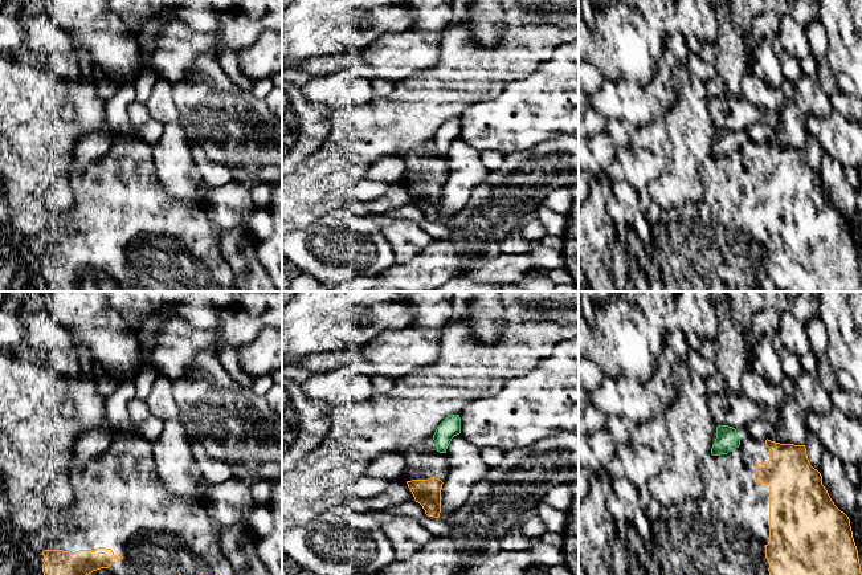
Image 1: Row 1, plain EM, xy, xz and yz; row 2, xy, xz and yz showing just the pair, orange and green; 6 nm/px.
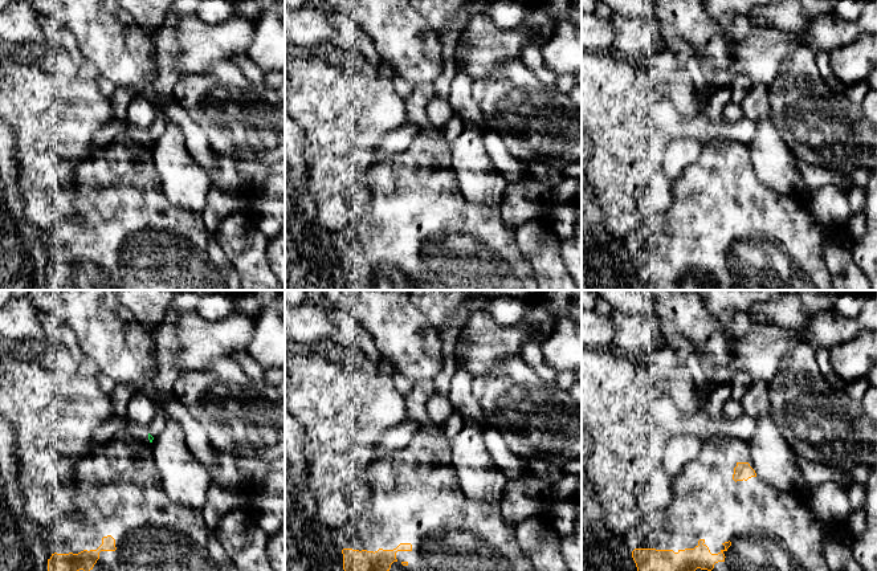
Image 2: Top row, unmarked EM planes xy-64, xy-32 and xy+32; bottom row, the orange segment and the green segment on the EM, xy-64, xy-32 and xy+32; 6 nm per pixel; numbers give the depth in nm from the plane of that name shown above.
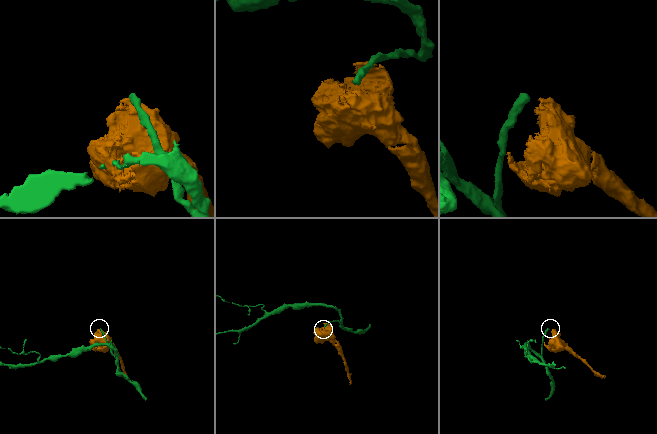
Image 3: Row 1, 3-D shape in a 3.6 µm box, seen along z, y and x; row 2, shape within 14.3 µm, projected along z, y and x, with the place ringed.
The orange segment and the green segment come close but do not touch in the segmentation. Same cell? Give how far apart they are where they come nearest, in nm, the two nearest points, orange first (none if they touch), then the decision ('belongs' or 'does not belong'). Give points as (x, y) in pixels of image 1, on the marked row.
gap 150 nm; span yz (756, 464), (738, 447); does not belong

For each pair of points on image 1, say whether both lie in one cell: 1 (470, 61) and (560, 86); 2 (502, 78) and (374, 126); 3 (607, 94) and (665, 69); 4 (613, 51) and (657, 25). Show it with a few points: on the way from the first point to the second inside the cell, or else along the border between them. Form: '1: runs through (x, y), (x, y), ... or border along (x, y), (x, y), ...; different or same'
1: border along (551, 57), (526, 77), (511, 81), (501, 94); different
2: runs through (470, 78), (432, 96), (405, 119); same
3: runs through (622, 94), (646, 94), (656, 85); same
4: runs through (624, 40), (641, 25), (646, 25); same

